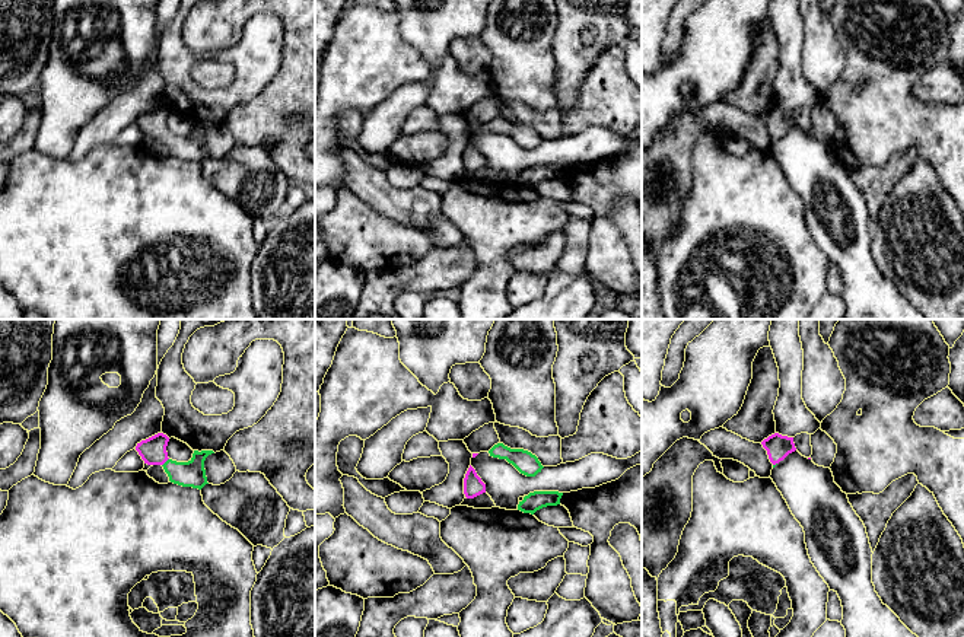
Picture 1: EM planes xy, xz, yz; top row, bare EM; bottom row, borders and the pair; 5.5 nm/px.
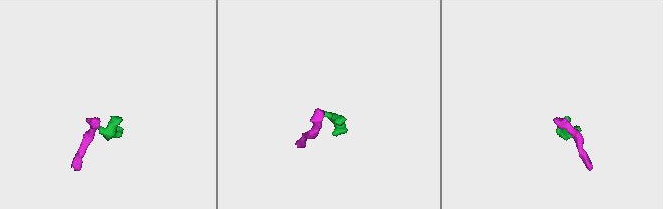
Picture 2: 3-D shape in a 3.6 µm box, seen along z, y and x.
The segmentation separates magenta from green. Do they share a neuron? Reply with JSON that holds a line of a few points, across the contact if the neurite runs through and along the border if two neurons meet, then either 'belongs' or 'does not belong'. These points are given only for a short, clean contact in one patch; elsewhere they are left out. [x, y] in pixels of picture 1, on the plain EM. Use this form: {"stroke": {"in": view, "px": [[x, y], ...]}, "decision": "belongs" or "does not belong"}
{"stroke": {"in": "xy", "px": [[153, 124], [165, 134], [178, 146], [188, 147]]}, "decision": "belongs"}

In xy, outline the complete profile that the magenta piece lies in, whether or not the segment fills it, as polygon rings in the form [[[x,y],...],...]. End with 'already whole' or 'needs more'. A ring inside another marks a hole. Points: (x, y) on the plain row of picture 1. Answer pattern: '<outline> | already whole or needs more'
[[[158,106],[137,117],[136,124],[147,138],[162,138],[169,155],[182,160],[201,163],[207,156],[204,134],[213,124],[194,124],[188,136],[176,136],[168,131],[169,111]]] | needs more

